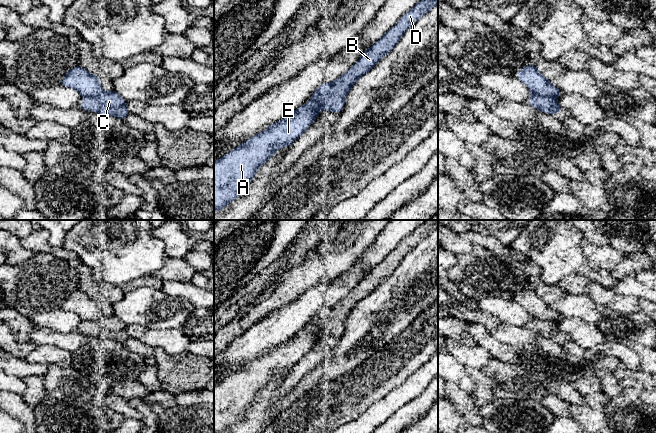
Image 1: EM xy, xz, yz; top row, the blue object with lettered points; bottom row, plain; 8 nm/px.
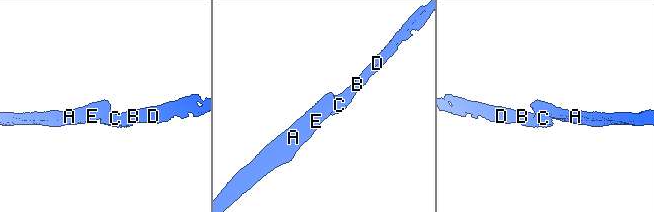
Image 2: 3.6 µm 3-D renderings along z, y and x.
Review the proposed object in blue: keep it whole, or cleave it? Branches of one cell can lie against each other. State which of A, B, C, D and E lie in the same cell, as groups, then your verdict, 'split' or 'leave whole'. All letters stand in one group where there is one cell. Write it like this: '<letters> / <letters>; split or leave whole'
A E / B C D; split

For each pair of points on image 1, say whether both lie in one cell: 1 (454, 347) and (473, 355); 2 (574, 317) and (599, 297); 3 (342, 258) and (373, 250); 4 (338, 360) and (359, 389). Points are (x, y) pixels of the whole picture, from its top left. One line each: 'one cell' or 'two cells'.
1: one cell
2: two cells
3: two cells
4: two cells

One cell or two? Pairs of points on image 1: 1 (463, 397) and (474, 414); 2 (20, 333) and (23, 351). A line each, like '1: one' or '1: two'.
1: one
2: two

